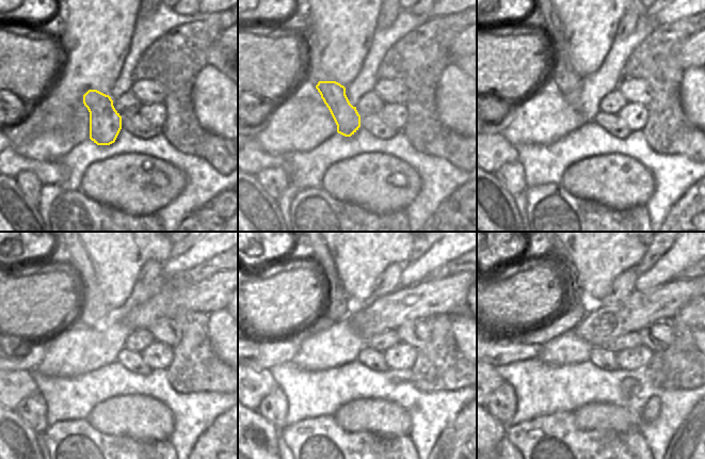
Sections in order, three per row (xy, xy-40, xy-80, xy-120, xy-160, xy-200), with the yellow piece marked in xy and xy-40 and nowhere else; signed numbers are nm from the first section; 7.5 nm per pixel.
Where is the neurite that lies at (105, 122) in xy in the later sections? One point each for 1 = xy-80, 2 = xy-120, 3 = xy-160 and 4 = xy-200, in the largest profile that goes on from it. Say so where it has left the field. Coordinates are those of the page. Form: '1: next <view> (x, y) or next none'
1: next xy-80 (570, 84)
2: next xy-120 (91, 307)
3: next xy-160 (334, 306)
4: next xy-200 (557, 253)

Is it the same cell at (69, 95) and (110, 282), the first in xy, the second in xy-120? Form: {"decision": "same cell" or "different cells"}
{"decision": "same cell"}

